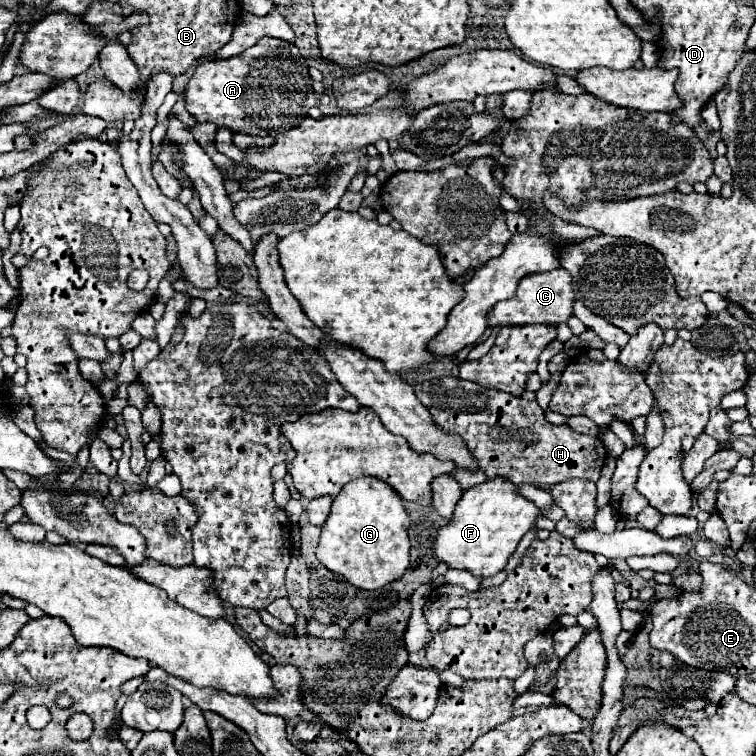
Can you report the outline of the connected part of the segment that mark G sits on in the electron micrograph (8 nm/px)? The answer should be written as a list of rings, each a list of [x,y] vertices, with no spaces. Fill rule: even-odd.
[[[360,477],[350,481],[332,503],[332,511],[322,527],[320,543],[316,549],[318,561],[340,573],[360,589],[380,589],[404,575],[410,565],[410,519],[404,509],[402,497],[376,477]]]

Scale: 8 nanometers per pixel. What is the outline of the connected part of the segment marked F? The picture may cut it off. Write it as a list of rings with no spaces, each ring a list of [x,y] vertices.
[[[504,477],[486,479],[484,483],[464,491],[454,509],[454,517],[438,531],[434,553],[440,561],[448,563],[448,567],[468,569],[478,577],[490,577],[506,567],[518,541],[534,527],[538,515],[540,507],[522,497],[512,481]]]

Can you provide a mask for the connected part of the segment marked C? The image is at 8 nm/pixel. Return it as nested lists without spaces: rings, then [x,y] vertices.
[[[552,269],[548,273],[536,273],[532,277],[524,277],[520,281],[516,297],[508,301],[500,301],[496,309],[492,309],[488,323],[490,325],[528,325],[528,323],[548,323],[556,325],[566,321],[572,315],[576,303],[576,293],[572,289],[572,277],[566,269]]]

